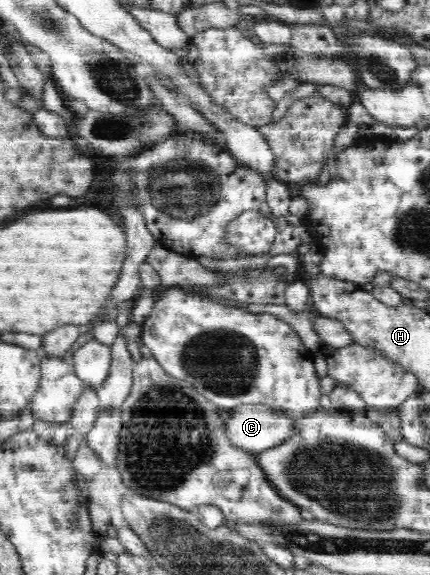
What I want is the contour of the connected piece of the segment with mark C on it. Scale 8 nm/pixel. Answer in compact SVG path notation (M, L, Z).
M241 406L225 414L225 434L235 448L260 453L295 432L295 420L277 408Z

